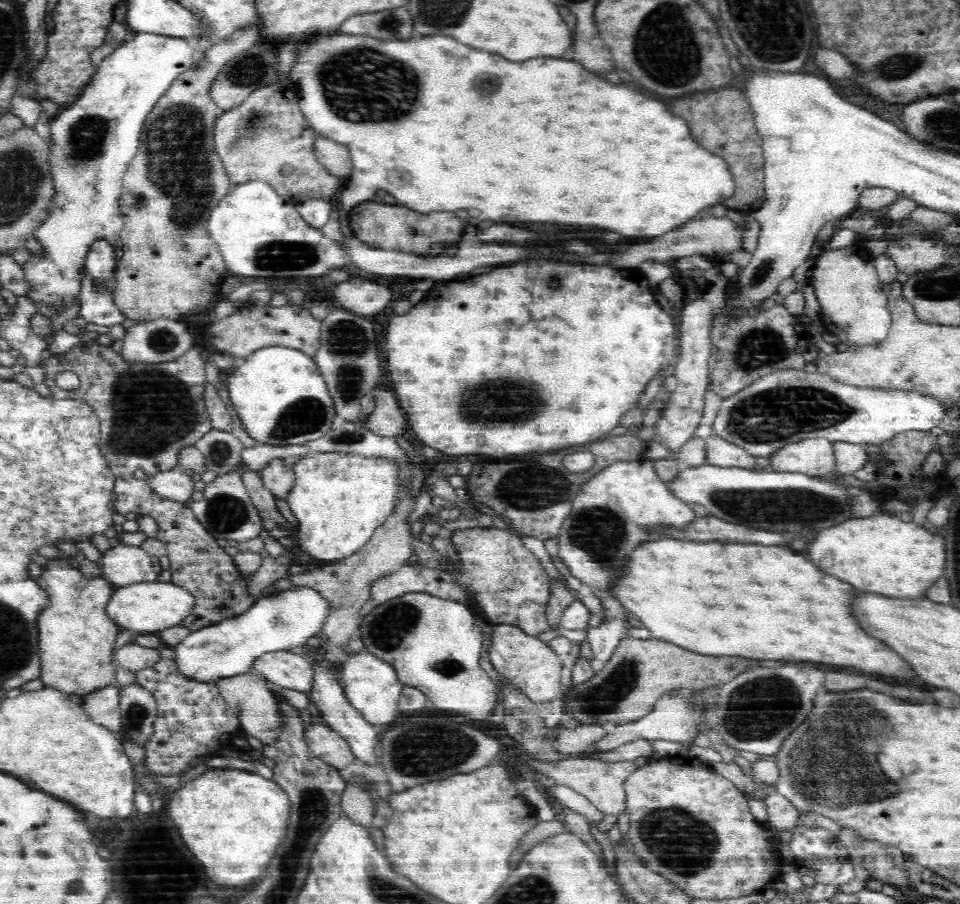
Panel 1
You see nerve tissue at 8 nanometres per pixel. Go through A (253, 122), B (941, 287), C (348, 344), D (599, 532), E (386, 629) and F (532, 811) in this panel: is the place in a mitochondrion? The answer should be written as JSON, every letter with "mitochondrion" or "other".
{"A":"mitochondrion","B":"mitochondrion","C":"mitochondrion","D":"mitochondrion","E":"mitochondrion","F":"other"}

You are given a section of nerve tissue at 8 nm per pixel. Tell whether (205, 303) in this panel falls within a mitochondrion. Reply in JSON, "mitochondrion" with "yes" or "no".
{"mitochondrion":"no"}

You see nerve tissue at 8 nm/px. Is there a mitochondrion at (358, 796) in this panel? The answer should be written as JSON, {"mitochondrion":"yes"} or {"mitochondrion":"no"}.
{"mitochondrion":"no"}

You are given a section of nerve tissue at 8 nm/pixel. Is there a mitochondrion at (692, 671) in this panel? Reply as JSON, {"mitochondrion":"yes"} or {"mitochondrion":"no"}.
{"mitochondrion":"no"}

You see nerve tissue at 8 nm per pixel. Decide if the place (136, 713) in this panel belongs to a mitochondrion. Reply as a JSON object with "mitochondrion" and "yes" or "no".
{"mitochondrion":"yes"}

